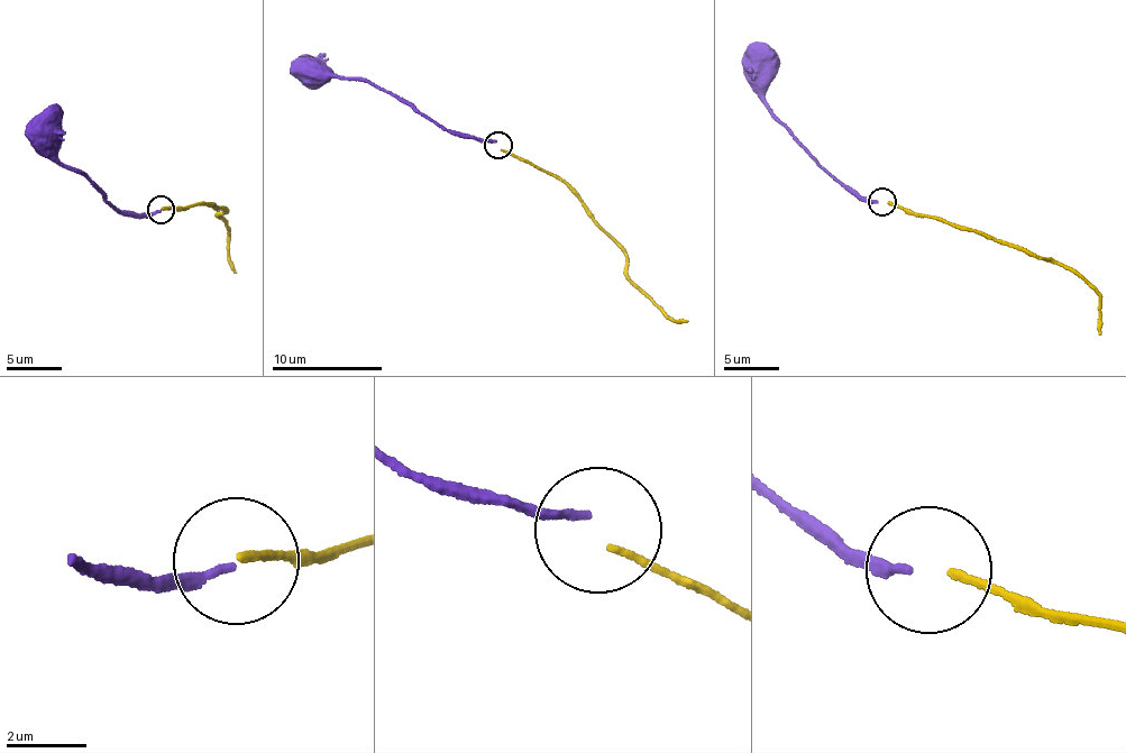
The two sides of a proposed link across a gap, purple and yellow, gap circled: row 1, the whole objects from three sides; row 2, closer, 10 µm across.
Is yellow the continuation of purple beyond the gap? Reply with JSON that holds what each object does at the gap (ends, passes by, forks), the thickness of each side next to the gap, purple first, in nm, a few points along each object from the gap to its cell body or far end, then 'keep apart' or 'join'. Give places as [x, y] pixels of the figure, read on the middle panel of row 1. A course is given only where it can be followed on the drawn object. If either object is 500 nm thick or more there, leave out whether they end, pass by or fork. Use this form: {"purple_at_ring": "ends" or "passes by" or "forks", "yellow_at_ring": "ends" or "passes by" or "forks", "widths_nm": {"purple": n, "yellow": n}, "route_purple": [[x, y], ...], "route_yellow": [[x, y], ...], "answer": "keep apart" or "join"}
{"purple_at_ring": "ends", "yellow_at_ring": "ends", "widths_nm": {"purple": 190, "yellow": 180}, "route_purple": [[496, 141], [451, 135], [405, 102], [371, 83], [333, 75], [301, 55]], "route_yellow": [[501, 149], [557, 177], [626, 257], [625, 274], [664, 313], [679, 323], [687, 322]], "answer": "join"}

